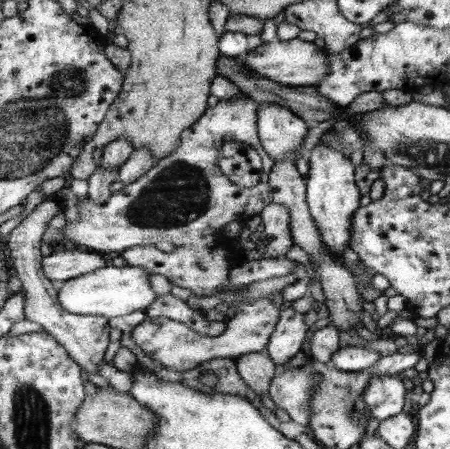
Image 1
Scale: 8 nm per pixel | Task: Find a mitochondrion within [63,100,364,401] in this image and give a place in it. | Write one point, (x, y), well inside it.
(175, 196)

